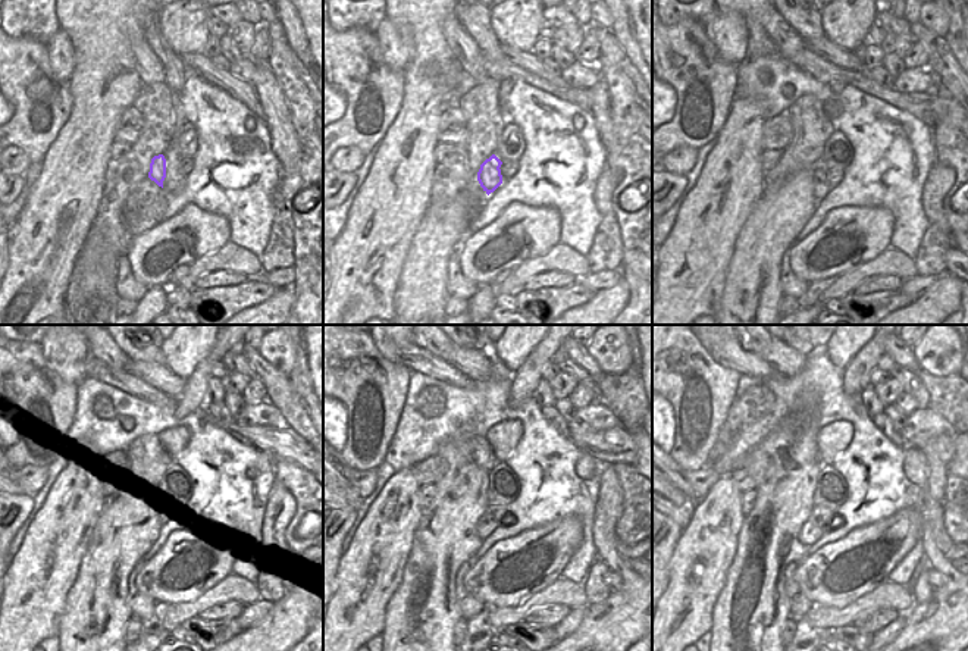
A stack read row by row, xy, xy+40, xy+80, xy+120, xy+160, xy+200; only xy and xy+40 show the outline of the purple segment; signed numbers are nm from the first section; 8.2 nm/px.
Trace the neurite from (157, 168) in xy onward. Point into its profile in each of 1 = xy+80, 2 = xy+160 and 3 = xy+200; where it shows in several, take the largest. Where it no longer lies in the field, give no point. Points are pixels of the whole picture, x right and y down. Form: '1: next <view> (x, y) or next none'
1: next xy+80 (821, 185)
2: next xy+160 (485, 528)
3: next xy+200 (810, 534)

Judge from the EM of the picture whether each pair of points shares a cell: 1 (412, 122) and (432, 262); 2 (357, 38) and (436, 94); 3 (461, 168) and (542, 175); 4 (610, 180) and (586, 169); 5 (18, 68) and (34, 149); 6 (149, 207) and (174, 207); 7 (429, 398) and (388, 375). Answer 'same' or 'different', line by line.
1: different
2: different
3: different
4: different
5: same
6: different
7: different

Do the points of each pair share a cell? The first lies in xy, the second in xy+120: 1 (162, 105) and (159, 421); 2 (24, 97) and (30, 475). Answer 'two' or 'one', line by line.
1: two
2: two

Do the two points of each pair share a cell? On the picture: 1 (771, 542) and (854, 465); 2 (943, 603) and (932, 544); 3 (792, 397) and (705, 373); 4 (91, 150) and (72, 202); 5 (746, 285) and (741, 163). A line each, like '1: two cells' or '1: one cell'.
1: two cells
2: one cell
3: two cells
4: one cell
5: two cells

